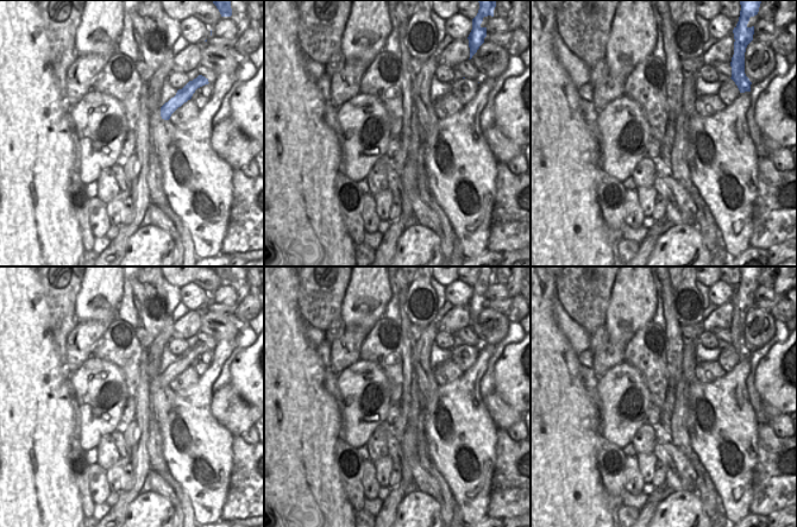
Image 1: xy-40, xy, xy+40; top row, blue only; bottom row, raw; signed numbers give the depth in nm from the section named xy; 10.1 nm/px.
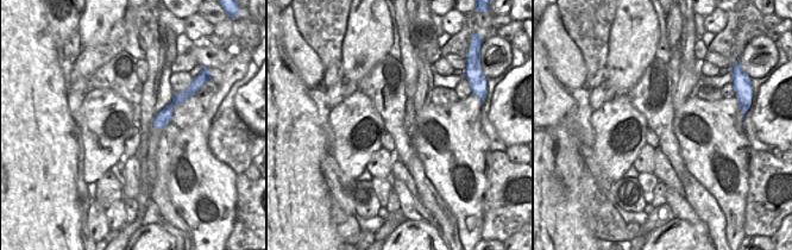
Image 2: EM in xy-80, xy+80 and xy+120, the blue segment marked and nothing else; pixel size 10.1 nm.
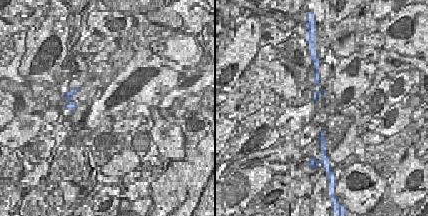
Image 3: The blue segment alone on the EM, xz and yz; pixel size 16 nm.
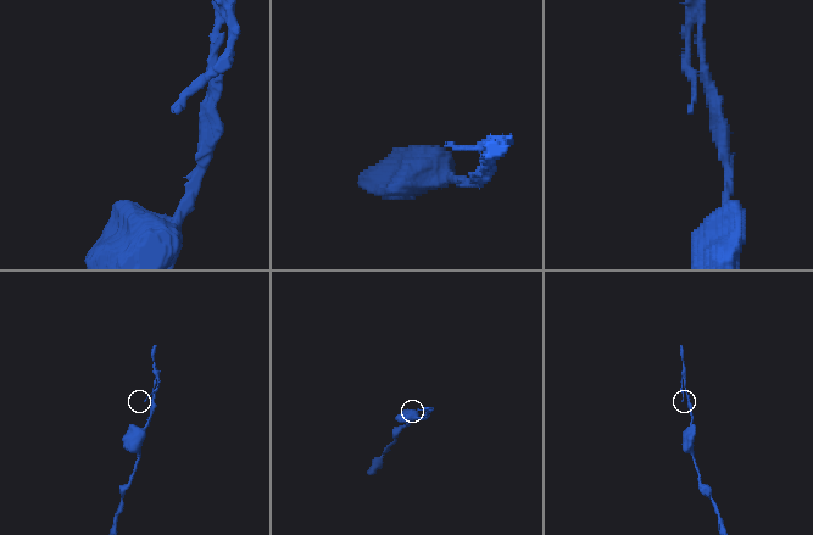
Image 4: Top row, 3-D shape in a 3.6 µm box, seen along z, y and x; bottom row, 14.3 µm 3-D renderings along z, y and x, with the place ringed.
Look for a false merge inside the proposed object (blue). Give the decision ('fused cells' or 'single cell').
single cell

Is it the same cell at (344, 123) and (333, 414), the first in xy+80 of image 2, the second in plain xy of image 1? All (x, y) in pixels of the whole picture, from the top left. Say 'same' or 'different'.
different

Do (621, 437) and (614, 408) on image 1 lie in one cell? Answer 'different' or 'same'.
same

